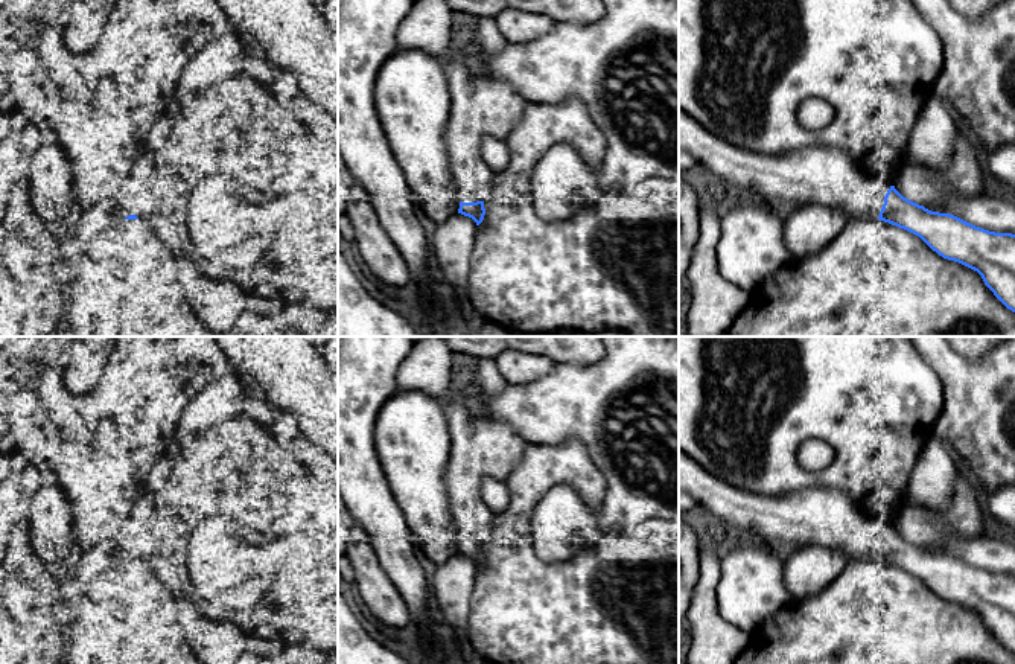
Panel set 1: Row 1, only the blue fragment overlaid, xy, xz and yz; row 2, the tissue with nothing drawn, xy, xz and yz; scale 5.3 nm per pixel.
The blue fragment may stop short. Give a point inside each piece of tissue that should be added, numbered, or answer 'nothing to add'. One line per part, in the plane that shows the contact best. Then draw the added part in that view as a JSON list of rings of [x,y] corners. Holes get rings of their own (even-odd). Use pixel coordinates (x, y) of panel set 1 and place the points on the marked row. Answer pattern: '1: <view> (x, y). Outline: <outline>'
1: yz (785, 183). Outline: [[[680,108],[679,149],[689,152],[695,163],[718,175],[733,193],[761,203],[782,219],[788,219],[794,212],[810,204],[838,209],[846,221],[877,219],[892,186],[857,169],[851,157],[835,148],[802,148],[782,155],[738,148],[711,134]]]

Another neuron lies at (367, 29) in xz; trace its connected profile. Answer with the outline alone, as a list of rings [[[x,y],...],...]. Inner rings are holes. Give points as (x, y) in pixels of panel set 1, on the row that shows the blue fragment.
[[[414,0],[338,2],[338,154],[371,201],[382,228],[405,259],[425,309],[441,308],[441,285],[434,268],[431,239],[415,215],[415,200],[397,164],[374,107],[374,82],[383,62],[397,50],[396,32]]]

